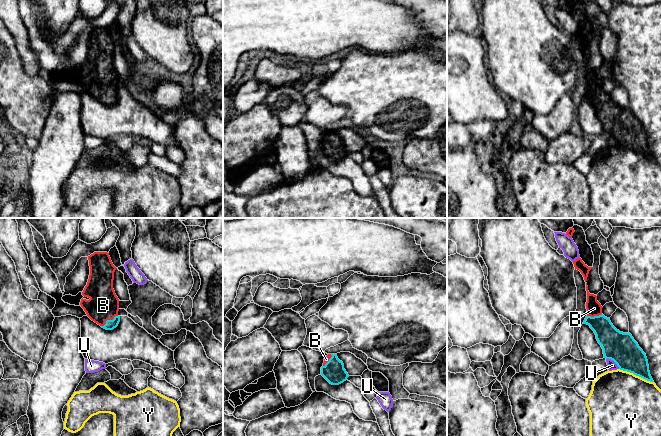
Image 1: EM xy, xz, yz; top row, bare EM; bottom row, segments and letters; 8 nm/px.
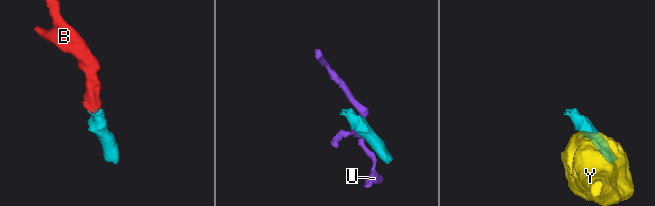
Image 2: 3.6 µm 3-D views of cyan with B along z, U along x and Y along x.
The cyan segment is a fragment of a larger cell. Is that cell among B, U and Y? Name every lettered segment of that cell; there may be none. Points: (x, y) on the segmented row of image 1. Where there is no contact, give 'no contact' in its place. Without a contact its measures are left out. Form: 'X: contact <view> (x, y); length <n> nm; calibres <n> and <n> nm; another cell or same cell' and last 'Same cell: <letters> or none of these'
B: contact xy (108, 320); length 160 nm; calibres 80 and 240 nm; same cell
U: contact yz (613, 360); length 140 nm; calibres 240 and 70 nm; another cell
Y: contact yz (636, 375); length 300 nm; calibres 240 and 500 nm; another cell
Same cell: B

